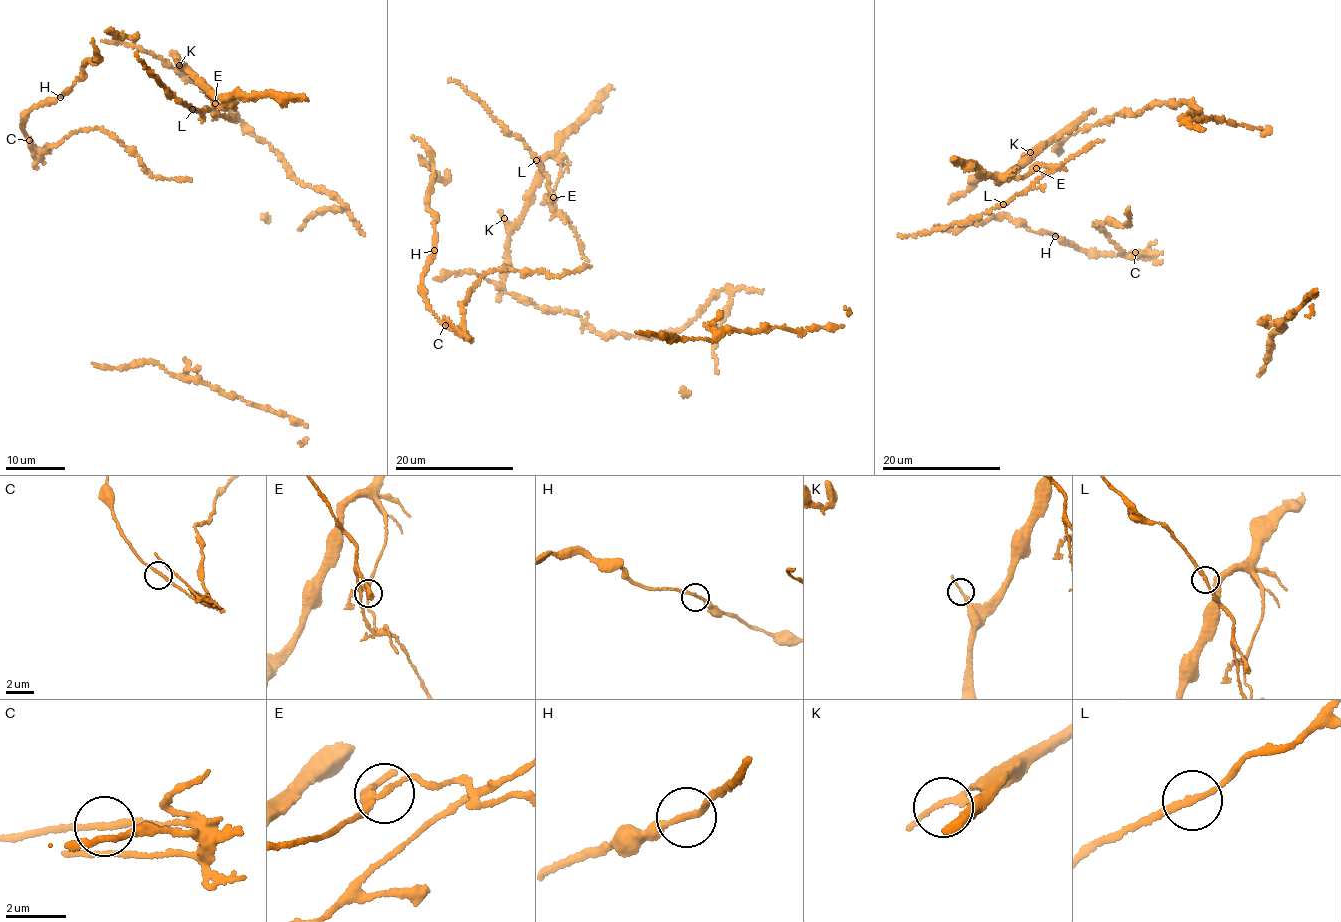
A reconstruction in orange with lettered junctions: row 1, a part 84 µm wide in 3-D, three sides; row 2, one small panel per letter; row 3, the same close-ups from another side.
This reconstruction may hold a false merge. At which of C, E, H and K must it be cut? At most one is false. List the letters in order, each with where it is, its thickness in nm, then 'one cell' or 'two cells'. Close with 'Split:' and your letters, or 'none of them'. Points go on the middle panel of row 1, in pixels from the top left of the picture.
C: (445, 325) | 160 nm | one cell
E: (553, 197) | 180 nm | two cells
H: (434, 250) | 200 nm | one cell
K: (504, 218) | 170 nm | one cell
Split: E

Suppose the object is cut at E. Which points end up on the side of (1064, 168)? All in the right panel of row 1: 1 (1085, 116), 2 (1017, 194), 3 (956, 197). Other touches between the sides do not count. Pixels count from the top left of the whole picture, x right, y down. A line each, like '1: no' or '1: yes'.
1: no
2: yes
3: no

